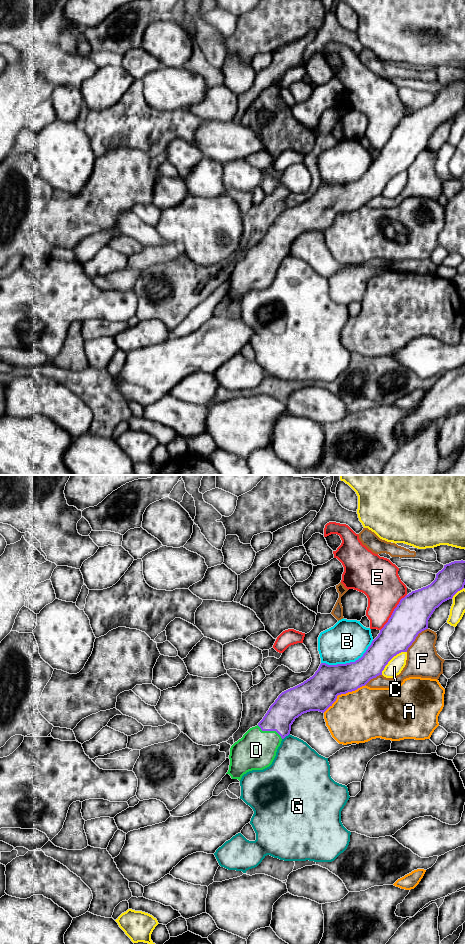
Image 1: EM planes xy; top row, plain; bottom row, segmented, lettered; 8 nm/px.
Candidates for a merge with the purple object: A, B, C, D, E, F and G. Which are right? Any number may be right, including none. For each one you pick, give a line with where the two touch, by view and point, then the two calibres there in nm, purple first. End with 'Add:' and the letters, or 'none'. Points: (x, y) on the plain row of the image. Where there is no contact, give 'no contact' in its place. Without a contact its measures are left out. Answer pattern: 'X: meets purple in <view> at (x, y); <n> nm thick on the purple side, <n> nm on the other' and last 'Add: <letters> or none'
D: meets purple in xy at (270, 250); 220 nm thick on the purple side, 320 nm on the other
Add: D

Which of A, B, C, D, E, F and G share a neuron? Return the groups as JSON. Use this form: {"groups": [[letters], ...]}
{"groups": [["A"], ["B"], ["C"], ["D"], ["E"], ["F"], ["G"]]}

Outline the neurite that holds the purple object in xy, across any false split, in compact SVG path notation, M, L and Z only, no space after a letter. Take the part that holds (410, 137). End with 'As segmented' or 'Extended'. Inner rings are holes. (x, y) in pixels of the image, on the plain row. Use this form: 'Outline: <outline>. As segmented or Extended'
Outline: M454 81L444 85L430 105L412 111L400 120L388 142L361 178L346 184L321 183L312 197L282 212L258 245L250 248L241 259L231 266L230 285L226 294L229 294L232 299L240 301L242 296L249 291L263 290L269 287L281 261L290 254L291 245L296 238L310 231L324 233L336 221L338 215L355 211L365 206L371 199L382 195L388 182L397 174L407 172L418 154L428 149L428 140L435 129L443 122L452 119L458 111L464 108L464 105L465 81Z. Extended

